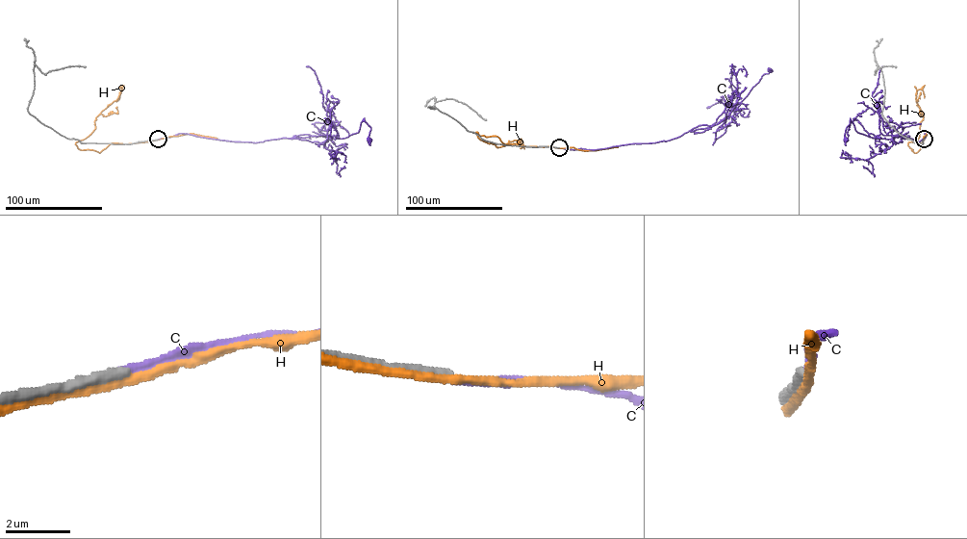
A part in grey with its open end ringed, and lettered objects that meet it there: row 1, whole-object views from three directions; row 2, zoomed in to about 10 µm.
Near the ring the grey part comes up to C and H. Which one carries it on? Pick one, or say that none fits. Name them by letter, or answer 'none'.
none

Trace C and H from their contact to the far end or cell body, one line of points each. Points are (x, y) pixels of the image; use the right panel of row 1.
C: (924, 139), (926, 134), (918, 142), (909, 138), (898, 142), (874, 139), (858, 133), (850, 120), (846, 140)
H: (924, 140), (916, 153), (908, 145), (919, 137), (923, 116), (916, 101), (917, 89), (922, 89), (924, 97)

